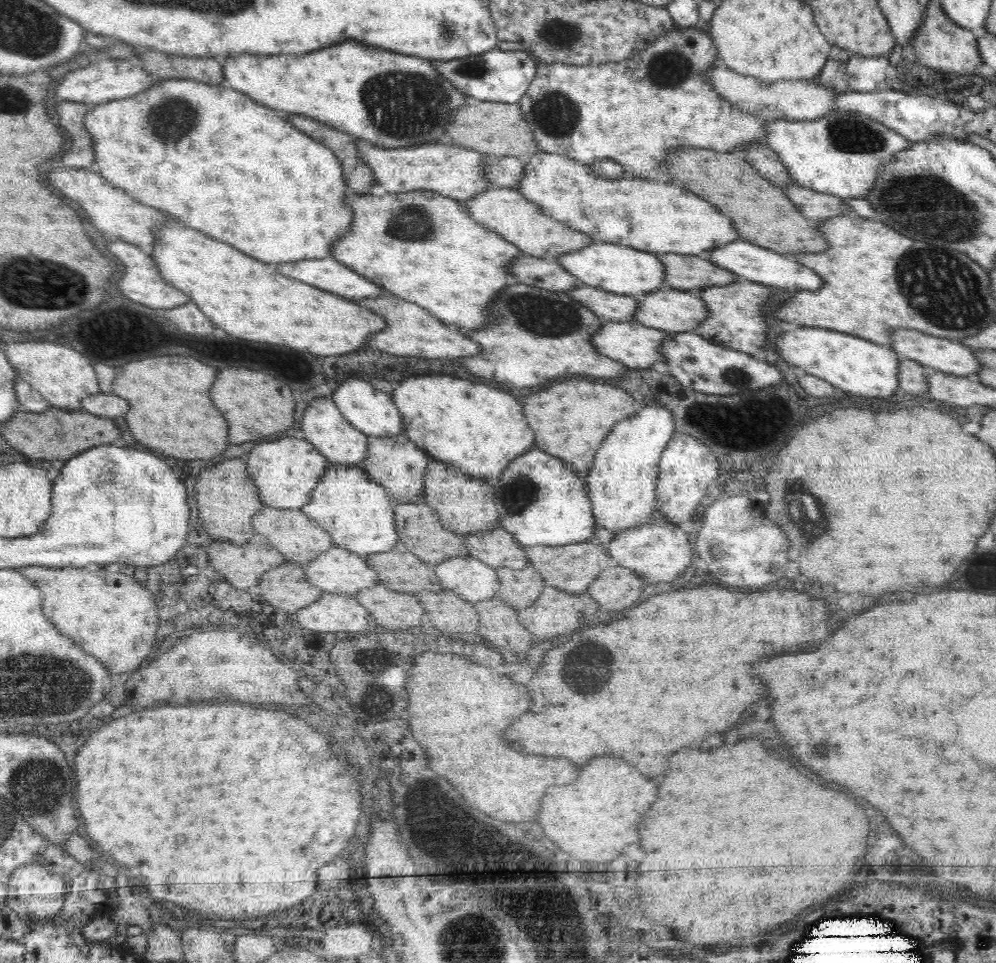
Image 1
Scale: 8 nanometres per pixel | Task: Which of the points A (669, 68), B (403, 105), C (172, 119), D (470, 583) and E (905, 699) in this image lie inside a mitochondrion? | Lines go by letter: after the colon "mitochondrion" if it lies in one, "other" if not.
A: mitochondrion
B: mitochondrion
C: mitochondrion
D: other
E: other

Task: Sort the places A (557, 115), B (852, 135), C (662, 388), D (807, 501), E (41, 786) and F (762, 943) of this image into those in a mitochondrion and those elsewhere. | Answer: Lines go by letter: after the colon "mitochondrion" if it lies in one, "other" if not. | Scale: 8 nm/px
A: mitochondrion
B: mitochondrion
C: other
D: mitochondrion
E: mitochondrion
F: other

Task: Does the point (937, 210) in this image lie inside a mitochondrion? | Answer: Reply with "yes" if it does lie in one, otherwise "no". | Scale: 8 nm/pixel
yes

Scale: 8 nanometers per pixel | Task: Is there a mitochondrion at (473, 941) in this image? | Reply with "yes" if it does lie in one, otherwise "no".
yes

